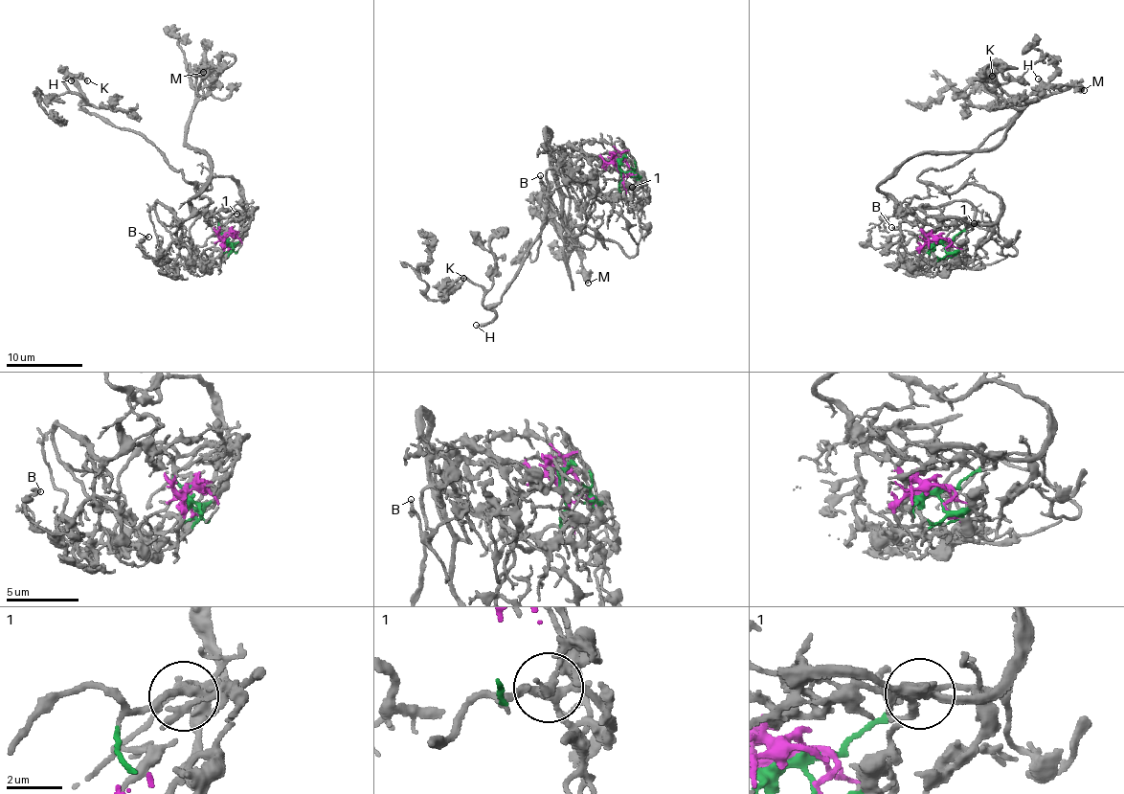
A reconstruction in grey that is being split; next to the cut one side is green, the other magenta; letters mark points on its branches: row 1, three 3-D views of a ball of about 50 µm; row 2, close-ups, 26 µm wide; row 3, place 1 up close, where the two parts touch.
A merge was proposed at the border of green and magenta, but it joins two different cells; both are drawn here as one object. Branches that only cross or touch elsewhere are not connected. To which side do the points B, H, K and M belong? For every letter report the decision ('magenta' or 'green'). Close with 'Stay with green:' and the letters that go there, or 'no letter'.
B: magenta
H: green
K: green
M: magenta
Stay with green: H, K

